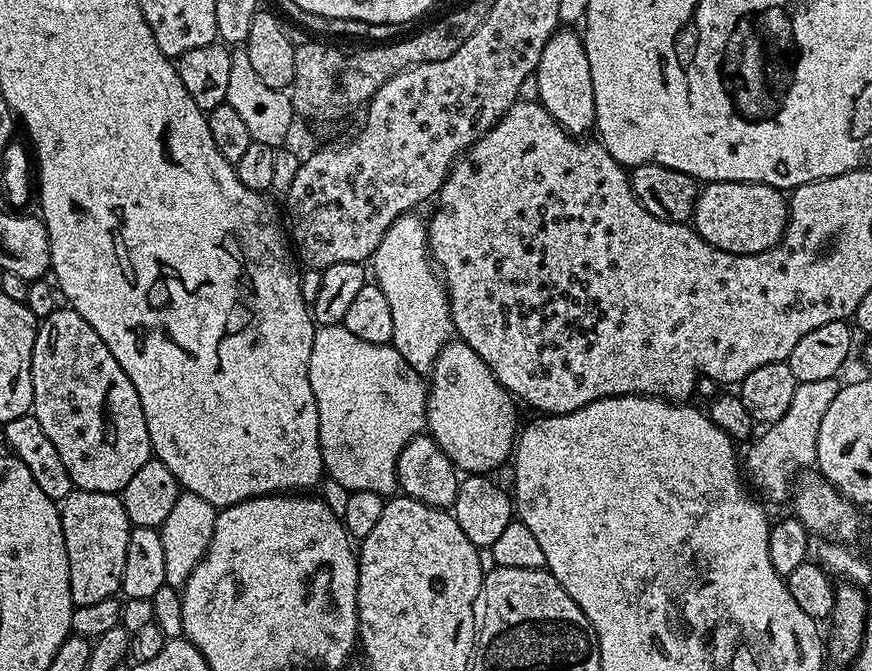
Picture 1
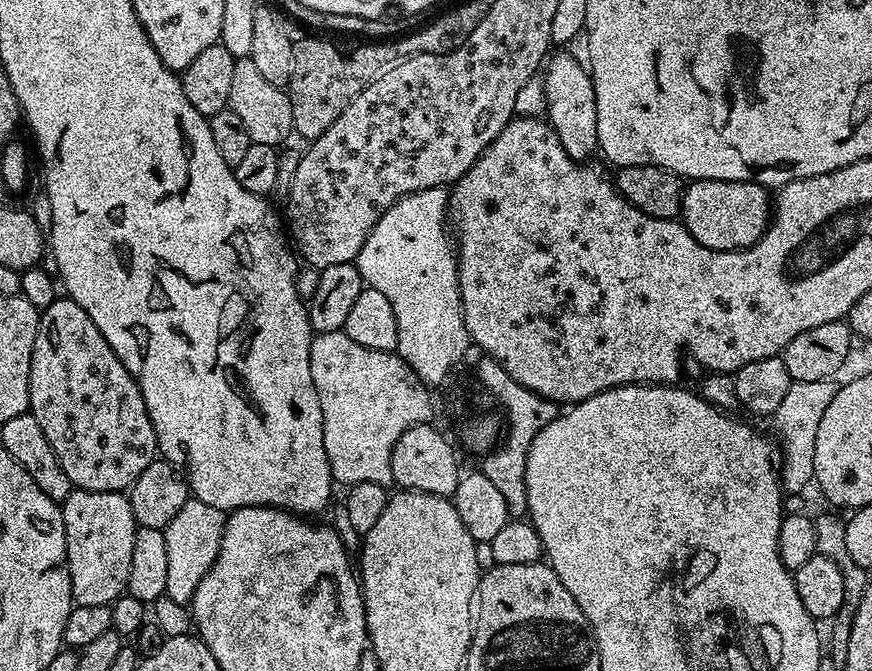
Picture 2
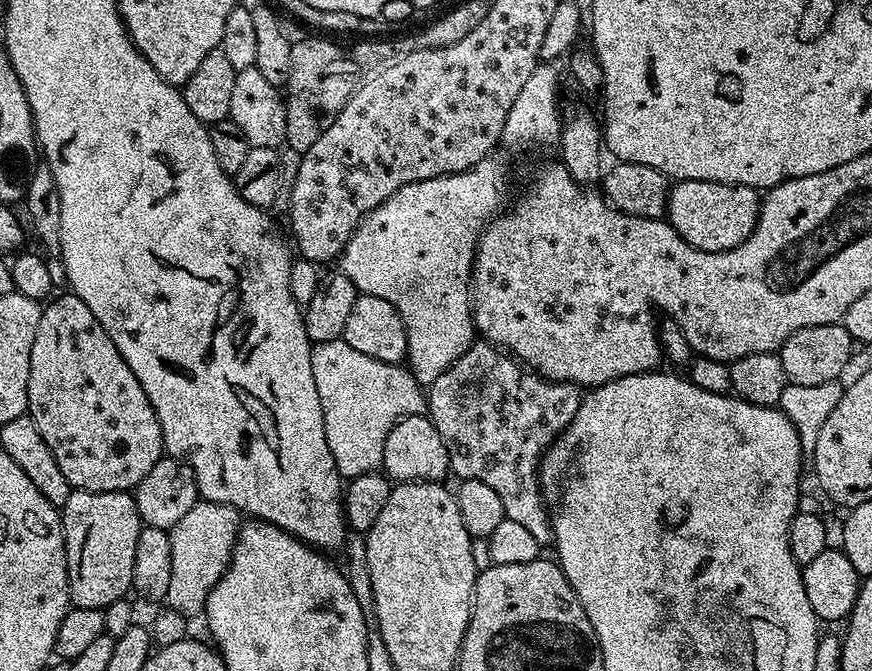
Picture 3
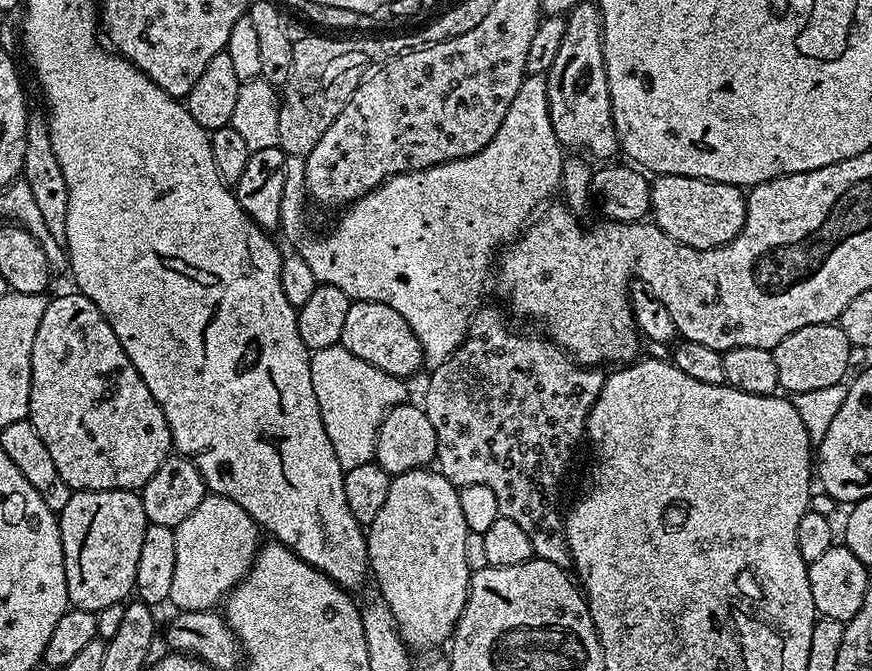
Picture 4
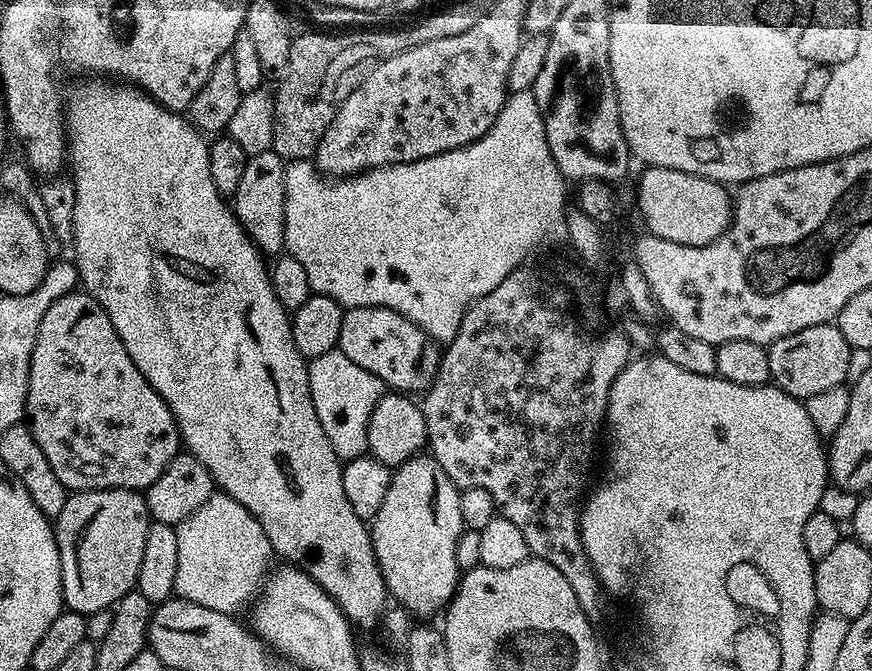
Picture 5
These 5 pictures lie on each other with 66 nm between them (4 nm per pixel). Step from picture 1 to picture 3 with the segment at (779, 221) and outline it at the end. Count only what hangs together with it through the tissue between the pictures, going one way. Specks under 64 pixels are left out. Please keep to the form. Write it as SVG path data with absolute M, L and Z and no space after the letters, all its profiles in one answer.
M677 180L671 185L668 194L670 211L666 219L684 241L703 252L728 252L736 248L754 230L760 213L761 193L754 188L747 188L744 184L719 184L709 180Z

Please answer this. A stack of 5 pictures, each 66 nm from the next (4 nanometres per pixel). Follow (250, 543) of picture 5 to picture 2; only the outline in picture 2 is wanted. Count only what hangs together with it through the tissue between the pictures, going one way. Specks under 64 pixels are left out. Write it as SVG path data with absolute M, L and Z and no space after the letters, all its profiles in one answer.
M190 498L170 518L170 522L162 530L166 538L166 590L164 595L176 603L187 605L192 599L194 590L198 590L198 582L202 582L204 575L214 566L218 558L218 550L224 533L226 513L218 510L218 506L209 506L207 502Z

